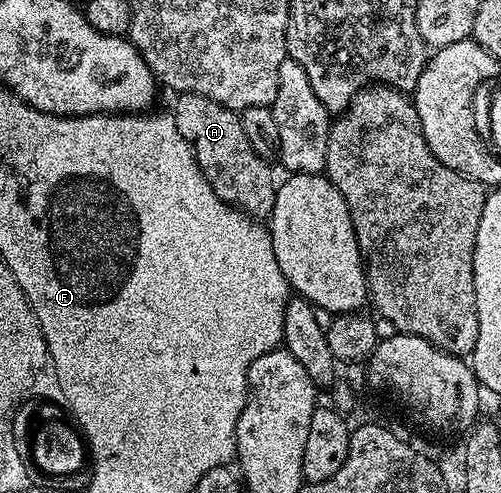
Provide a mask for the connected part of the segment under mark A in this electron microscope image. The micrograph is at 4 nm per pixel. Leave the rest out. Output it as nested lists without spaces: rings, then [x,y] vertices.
[[[178,94],[175,99],[172,113],[176,128],[194,149],[200,172],[212,184],[216,196],[255,220],[269,219],[278,186],[270,171],[271,163],[252,152],[238,114],[216,100],[208,100],[208,96]]]

